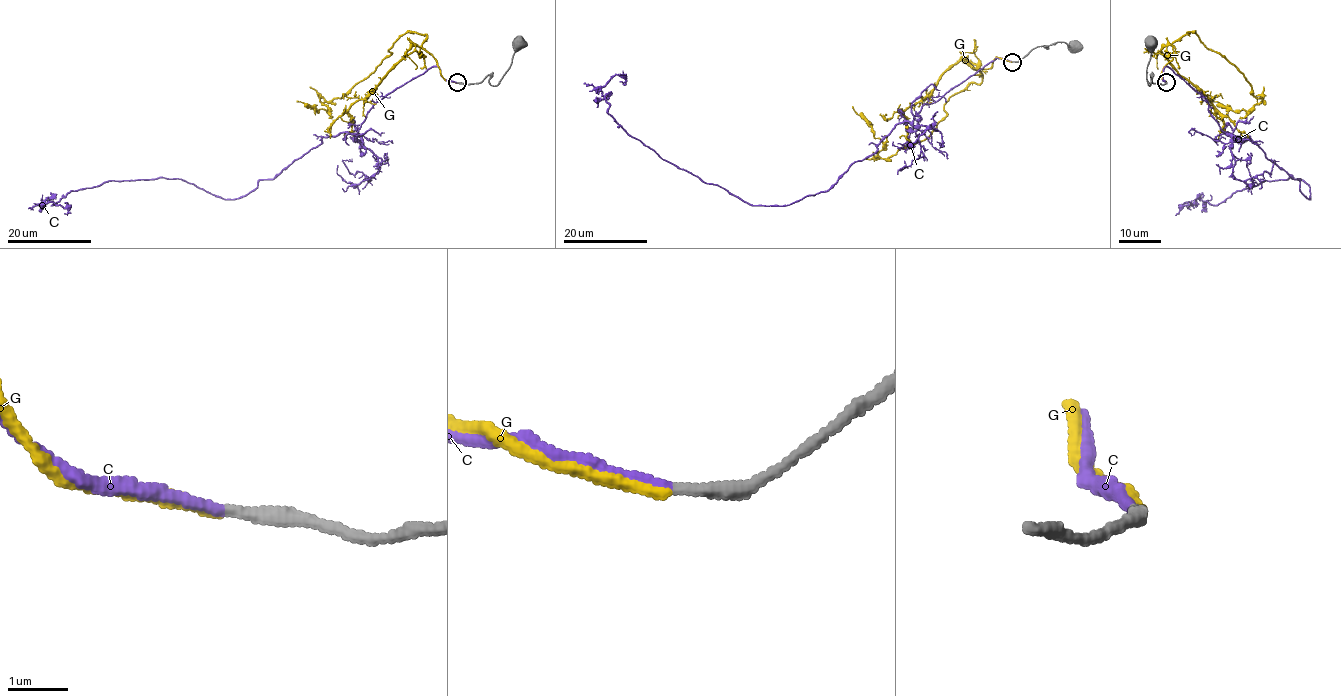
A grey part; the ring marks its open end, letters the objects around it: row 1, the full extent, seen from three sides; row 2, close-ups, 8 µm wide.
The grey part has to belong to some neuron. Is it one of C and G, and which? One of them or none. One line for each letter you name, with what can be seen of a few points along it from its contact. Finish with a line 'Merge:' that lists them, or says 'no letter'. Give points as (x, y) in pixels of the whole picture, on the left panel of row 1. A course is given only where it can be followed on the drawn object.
C: via (456, 82), (431, 67), (378, 100), (355, 134), (322, 138), (235, 199), (161, 178), (45, 202), (64, 203)
Merge: C

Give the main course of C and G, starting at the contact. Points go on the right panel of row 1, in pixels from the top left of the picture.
C: (1166, 82), (1168, 67), (1226, 134), (1251, 138), (1308, 199), (1310, 187), (1264, 181), (1217, 205), (1186, 203)
G: (1166, 82), (1162, 77), (1172, 58), (1172, 44), (1194, 32), (1243, 75), (1263, 101), (1247, 111), (1211, 101)

